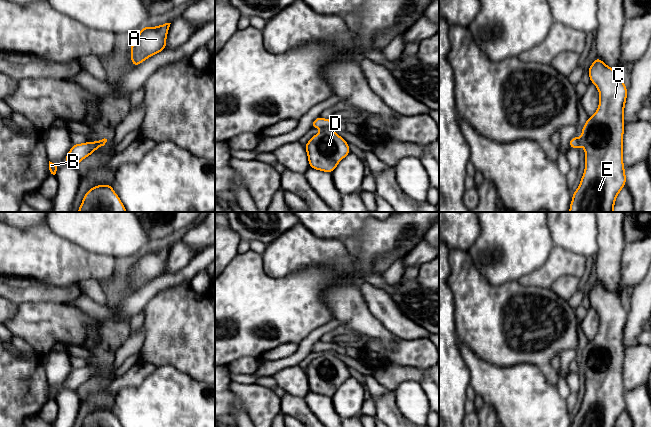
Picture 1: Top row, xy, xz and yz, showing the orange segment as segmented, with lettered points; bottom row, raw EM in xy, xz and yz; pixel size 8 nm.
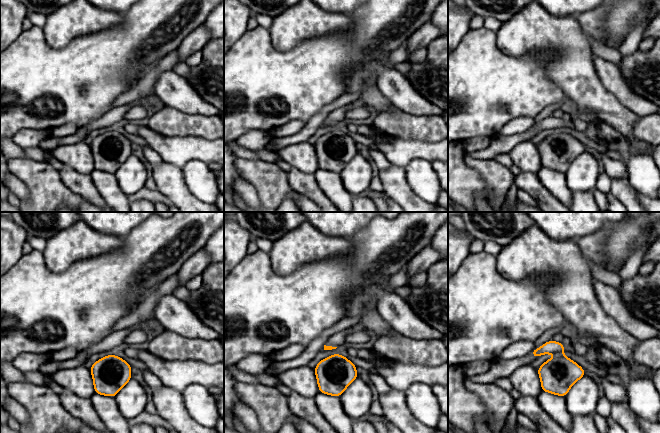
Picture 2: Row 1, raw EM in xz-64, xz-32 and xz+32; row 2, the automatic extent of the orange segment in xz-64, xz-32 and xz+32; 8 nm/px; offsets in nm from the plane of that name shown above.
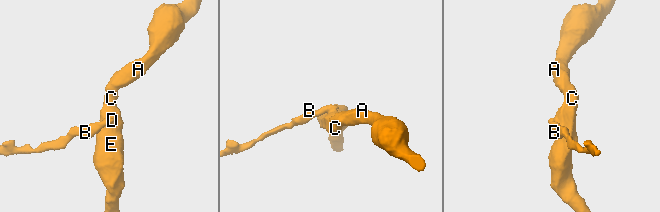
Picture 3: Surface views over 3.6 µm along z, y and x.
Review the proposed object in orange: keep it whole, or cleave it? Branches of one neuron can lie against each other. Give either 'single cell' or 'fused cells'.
fused cells

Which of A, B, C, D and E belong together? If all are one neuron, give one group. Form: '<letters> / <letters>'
A C D E / B

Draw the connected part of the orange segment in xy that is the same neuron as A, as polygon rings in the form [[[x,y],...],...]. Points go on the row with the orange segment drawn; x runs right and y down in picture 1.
[[[165,23],[157,27],[145,26],[138,31],[138,38],[131,44],[131,61],[134,67],[165,50],[170,24]]]

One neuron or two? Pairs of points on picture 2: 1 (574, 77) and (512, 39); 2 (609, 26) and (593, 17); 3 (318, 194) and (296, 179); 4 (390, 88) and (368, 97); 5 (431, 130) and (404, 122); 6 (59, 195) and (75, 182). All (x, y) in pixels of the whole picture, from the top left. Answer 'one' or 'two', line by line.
1: one
2: two
3: one
4: two
5: one
6: two

